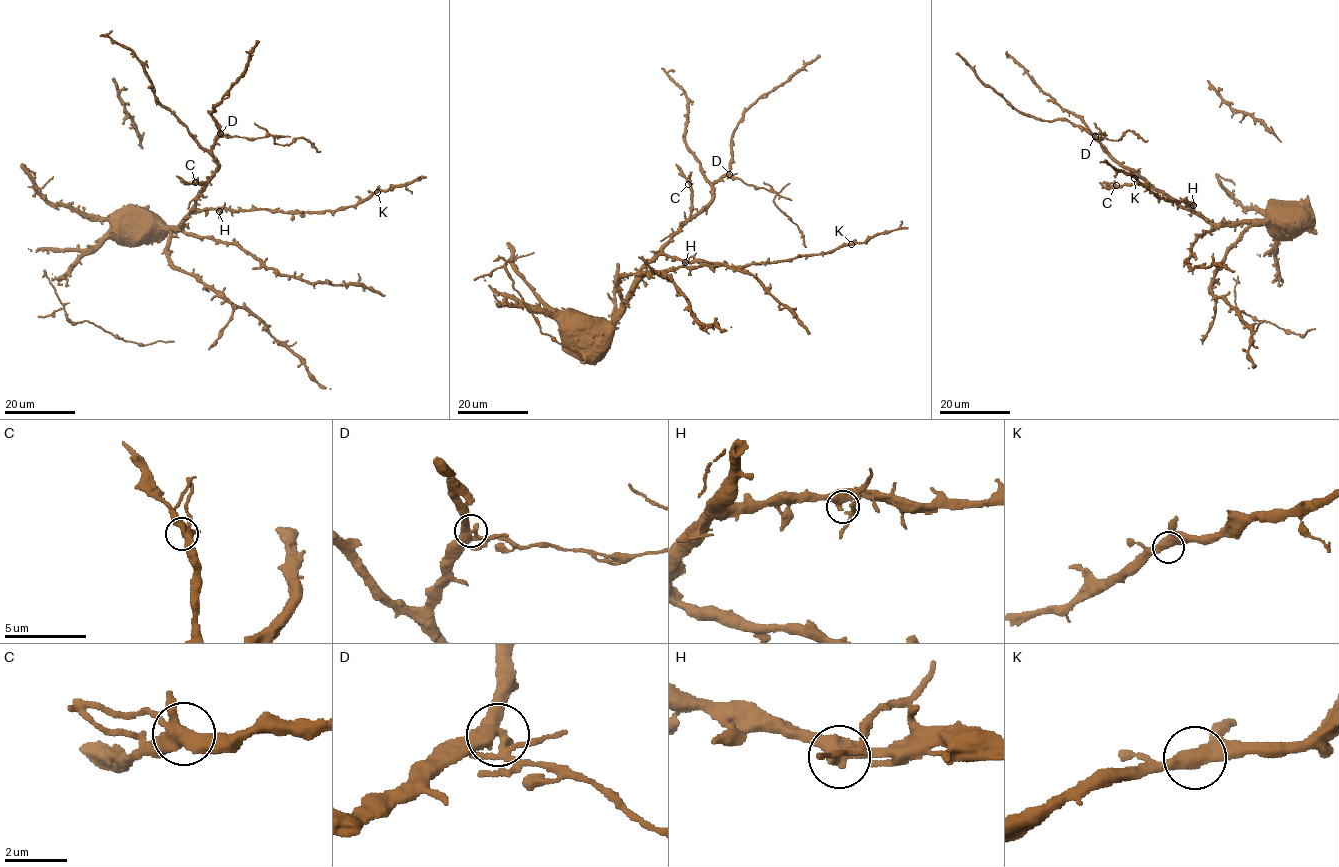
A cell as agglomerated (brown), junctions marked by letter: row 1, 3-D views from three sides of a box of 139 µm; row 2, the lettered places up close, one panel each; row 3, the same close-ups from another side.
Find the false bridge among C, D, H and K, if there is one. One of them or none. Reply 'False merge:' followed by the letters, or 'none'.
False merge: D

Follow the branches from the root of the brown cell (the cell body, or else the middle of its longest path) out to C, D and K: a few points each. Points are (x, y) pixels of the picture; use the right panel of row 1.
C: (1275, 205), (1275, 200), (1269, 216), (1261, 221), (1211, 224), (1148, 184), (1116, 185)
D: (1275, 205), (1275, 200), (1269, 216), (1261, 221), (1211, 224), (1119, 165), (1094, 136)
K: (1275, 205), (1275, 200), (1269, 216), (1261, 221), (1214, 224), (1190, 208), (1192, 203), (1159, 197), (1134, 178)

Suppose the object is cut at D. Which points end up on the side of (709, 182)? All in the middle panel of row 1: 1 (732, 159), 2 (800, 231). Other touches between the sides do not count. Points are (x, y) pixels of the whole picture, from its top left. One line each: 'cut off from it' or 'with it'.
1: with it
2: cut off from it

